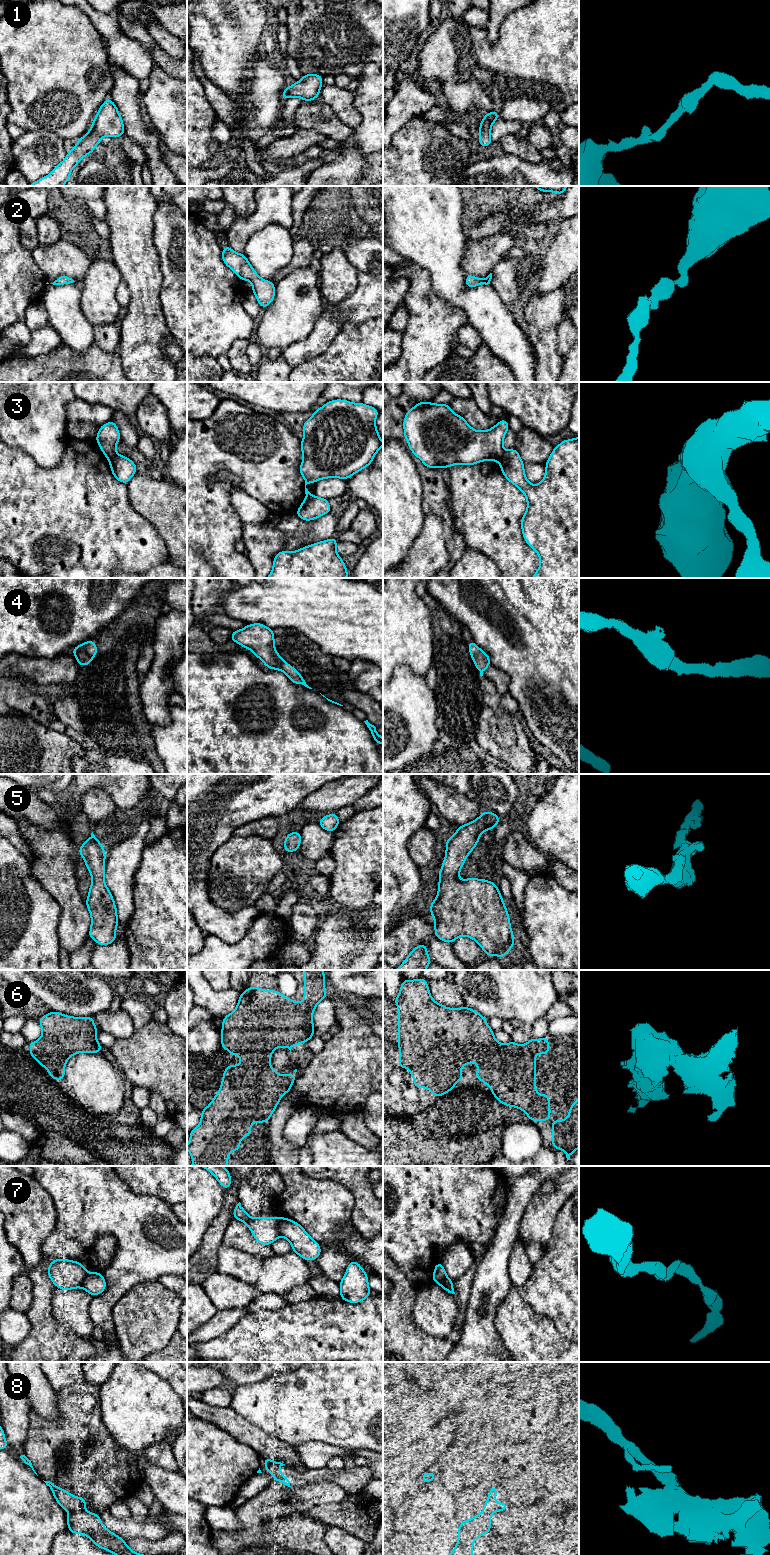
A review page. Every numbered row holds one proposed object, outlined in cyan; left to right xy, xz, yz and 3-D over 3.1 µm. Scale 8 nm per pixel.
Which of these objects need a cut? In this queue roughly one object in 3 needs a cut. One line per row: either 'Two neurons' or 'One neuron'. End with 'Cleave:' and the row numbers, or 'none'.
1: One neuron
2: One neuron
3: Two neurons
4: One neuron
5: One neuron
6: One neuron
7: Two neurons
8: Two neurons
Cleave: 3, 7, 8

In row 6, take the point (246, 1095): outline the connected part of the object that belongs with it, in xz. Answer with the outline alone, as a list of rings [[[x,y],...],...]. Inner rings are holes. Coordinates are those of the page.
[[[304,970],[304,1001],[298,1003],[278,990],[263,990],[259,987],[248,987],[240,994],[235,1010],[223,1017],[221,1030],[221,1049],[228,1049],[229,1055],[239,1055],[241,1065],[226,1065],[223,1072],[220,1090],[211,1103],[201,1110],[200,1124],[190,1130],[190,1141],[187,1150],[192,1157],[193,1166],[228,1166],[228,1156],[231,1151],[240,1150],[240,1140],[251,1136],[251,1123],[269,1122],[280,1098],[290,1092],[296,1074],[280,1075],[270,1066],[271,1055],[278,1047],[290,1050],[296,1044],[306,1043],[314,1037],[313,1012],[316,1005],[327,998],[323,970]]]

